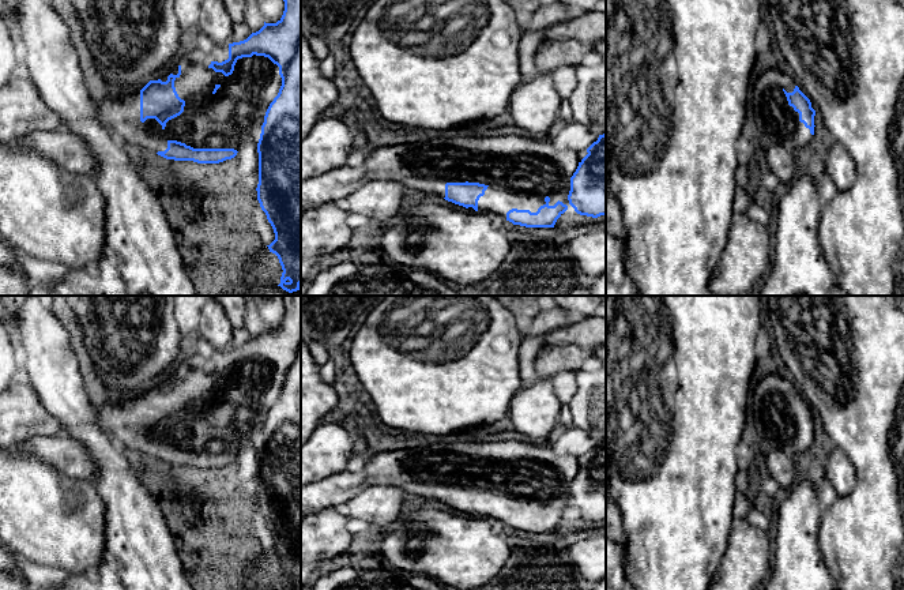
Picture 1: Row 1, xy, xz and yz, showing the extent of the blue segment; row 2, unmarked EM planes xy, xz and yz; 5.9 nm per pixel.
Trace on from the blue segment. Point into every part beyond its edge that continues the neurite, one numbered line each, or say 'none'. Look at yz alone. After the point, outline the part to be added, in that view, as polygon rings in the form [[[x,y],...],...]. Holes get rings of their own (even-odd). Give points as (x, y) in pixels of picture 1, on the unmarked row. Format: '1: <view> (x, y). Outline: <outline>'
1: yz (771, 421). Outline: [[[776,372],[760,380],[749,398],[749,431],[753,439],[790,456],[805,452],[813,444],[784,399],[792,398],[795,391],[794,383]]]

